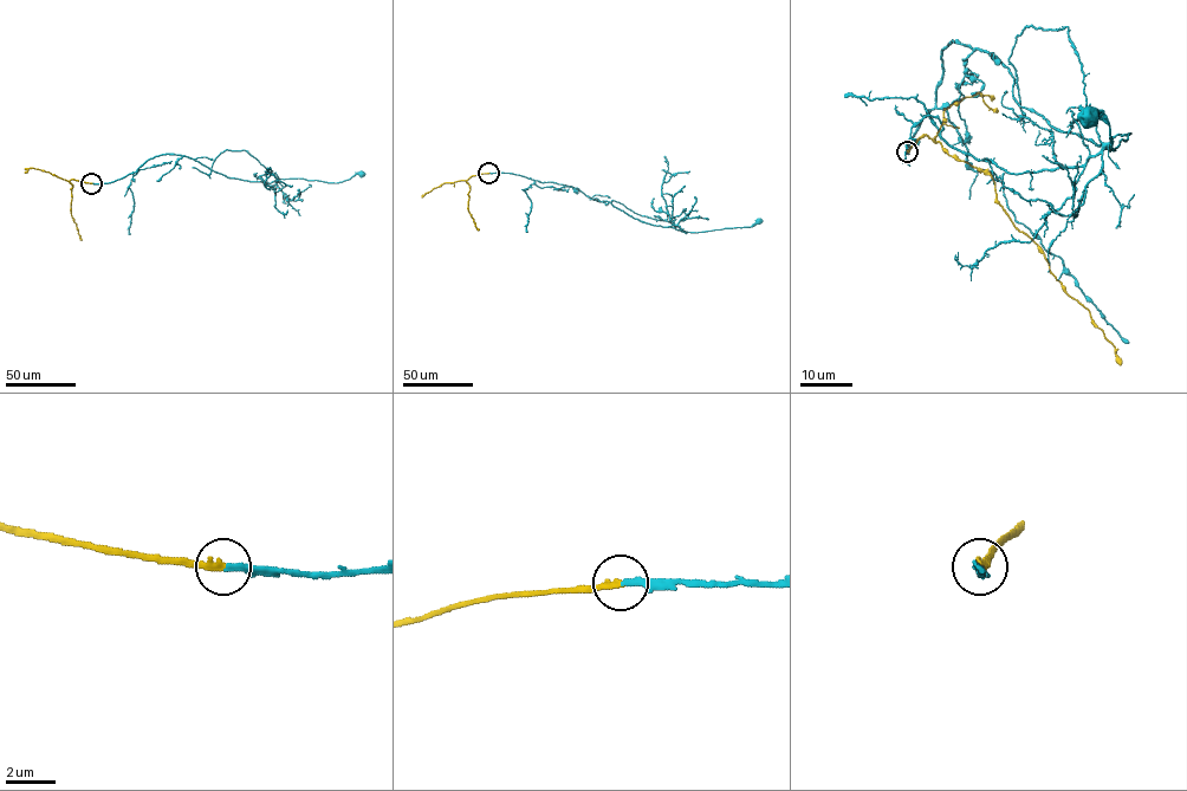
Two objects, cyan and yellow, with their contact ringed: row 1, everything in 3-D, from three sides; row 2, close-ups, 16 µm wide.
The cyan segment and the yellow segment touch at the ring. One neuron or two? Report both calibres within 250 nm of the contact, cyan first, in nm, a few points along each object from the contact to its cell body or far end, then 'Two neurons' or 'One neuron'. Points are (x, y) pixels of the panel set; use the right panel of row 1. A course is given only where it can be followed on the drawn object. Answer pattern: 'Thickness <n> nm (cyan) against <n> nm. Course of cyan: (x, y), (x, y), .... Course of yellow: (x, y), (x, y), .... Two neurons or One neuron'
Thickness 220 nm (cyan) against 280 nm. Course of cyan: (907, 151), (952, 41), (1005, 66), (1016, 101), (1062, 131), (1110, 150), (1130, 133), (1113, 150), (1089, 114). Course of yellow: (907, 151), (928, 136), (952, 156), (991, 176), (996, 201), (1038, 246), (1065, 292), (1089, 311), (1121, 365). One neuron

